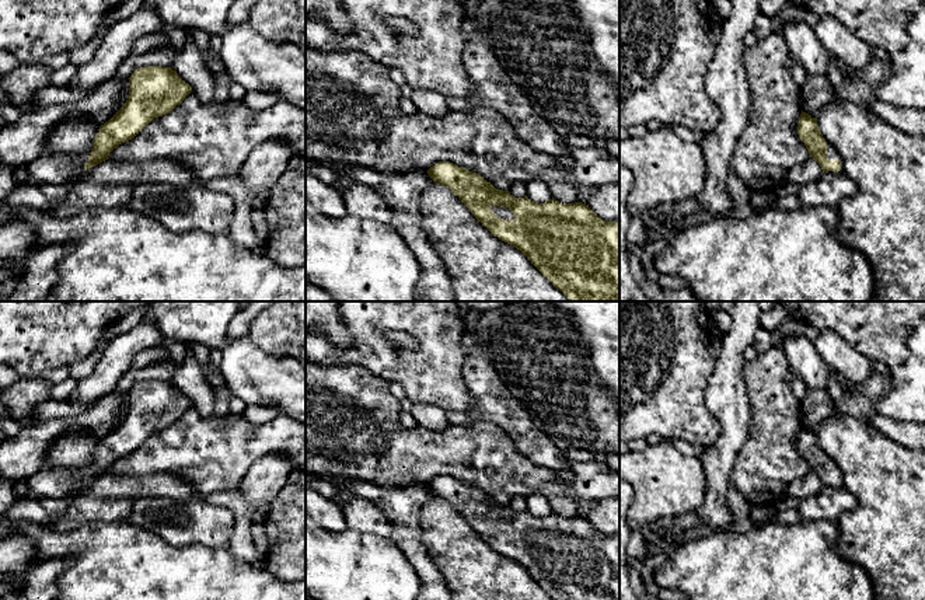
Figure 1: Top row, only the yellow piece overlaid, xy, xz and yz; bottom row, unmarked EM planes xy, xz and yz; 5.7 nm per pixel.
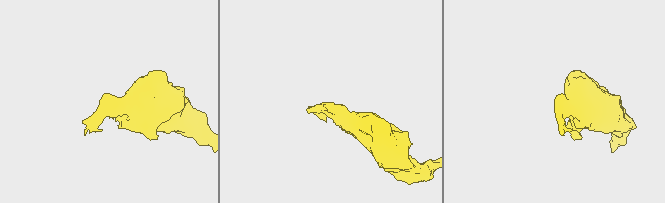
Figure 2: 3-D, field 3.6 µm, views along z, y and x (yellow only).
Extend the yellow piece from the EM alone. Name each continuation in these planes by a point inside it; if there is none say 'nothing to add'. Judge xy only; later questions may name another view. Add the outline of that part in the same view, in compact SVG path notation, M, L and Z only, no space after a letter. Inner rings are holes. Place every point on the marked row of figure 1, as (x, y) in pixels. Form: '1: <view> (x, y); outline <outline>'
1: xy (48, 168); outline M43 151L28 165L28 174L35 184L67 185L70 179L81 175L85 157L70 157Z

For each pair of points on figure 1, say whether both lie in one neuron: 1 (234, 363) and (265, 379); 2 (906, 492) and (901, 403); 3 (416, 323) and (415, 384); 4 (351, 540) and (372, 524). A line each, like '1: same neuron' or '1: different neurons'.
1: same neuron
2: different neurons
3: same neuron
4: different neurons

